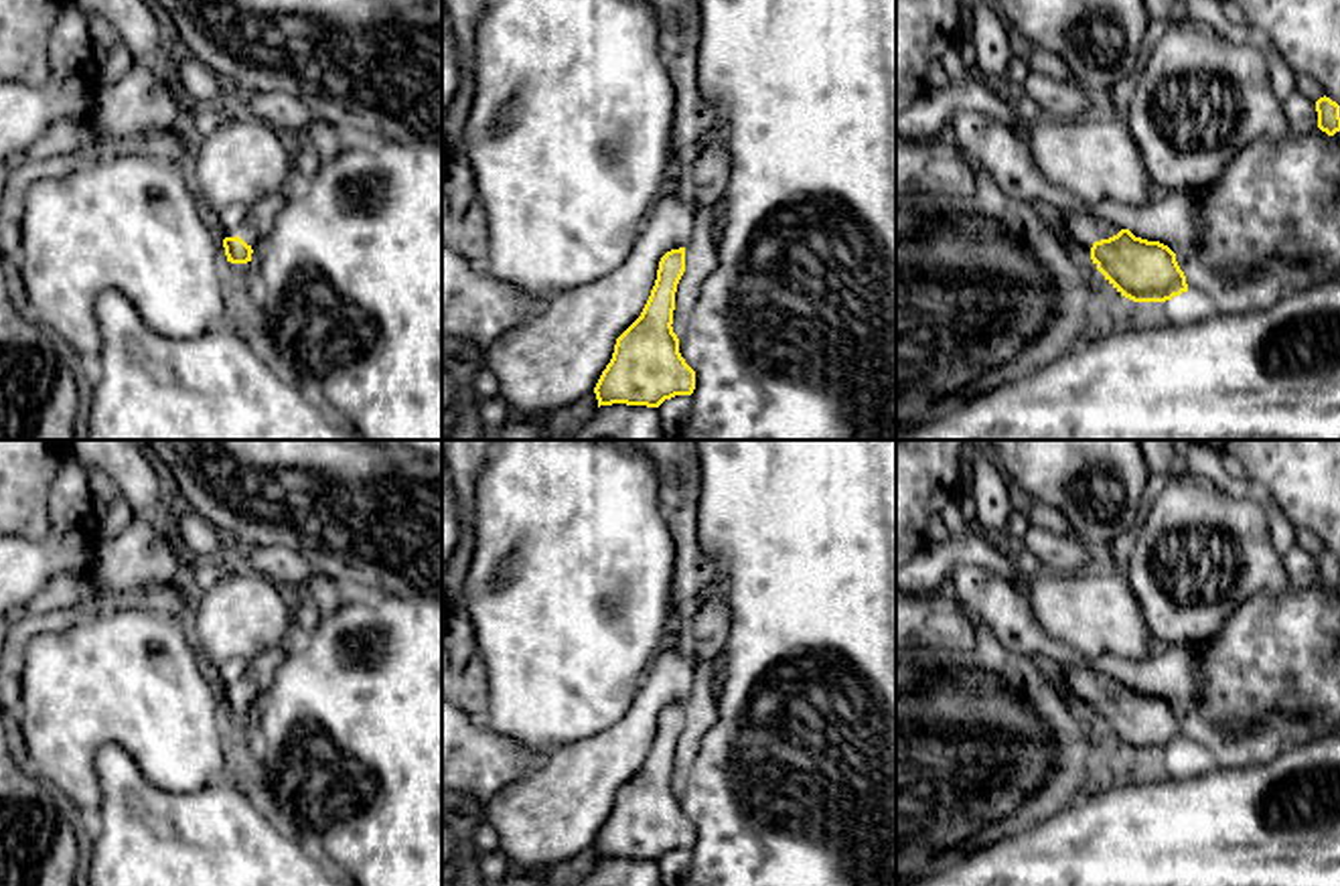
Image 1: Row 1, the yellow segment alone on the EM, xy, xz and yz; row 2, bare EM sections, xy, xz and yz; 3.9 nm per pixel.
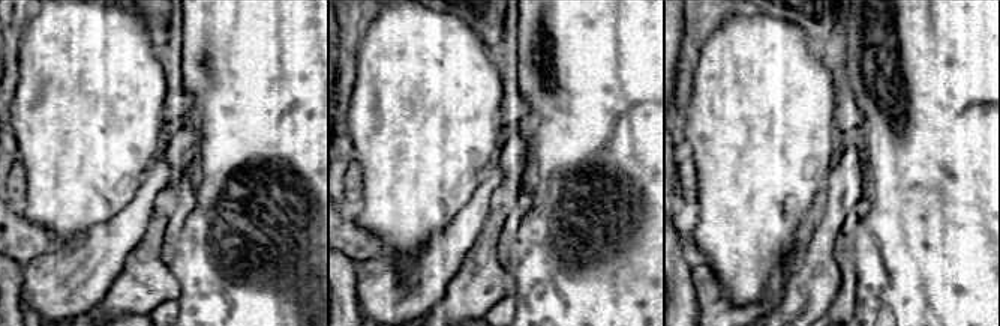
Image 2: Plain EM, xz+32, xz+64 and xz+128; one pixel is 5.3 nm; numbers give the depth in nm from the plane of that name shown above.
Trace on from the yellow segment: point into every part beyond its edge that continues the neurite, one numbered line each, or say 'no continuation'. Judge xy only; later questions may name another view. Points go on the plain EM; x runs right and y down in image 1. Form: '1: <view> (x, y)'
1: xy (262, 668)

